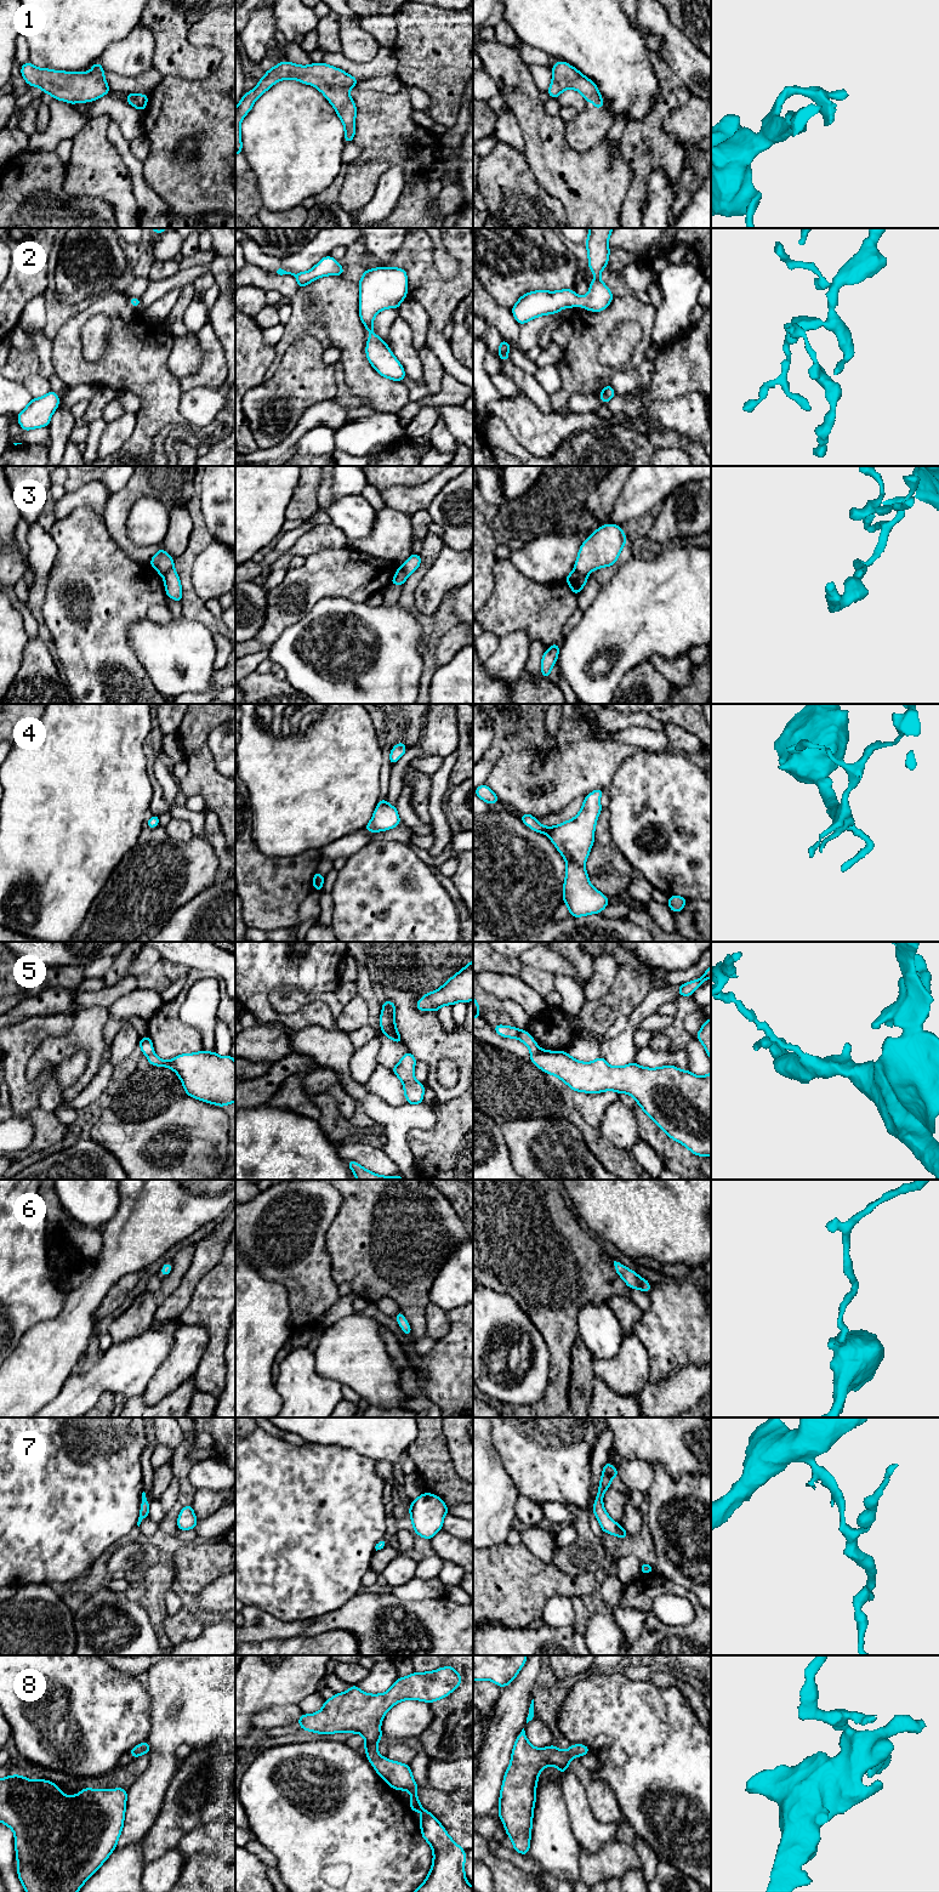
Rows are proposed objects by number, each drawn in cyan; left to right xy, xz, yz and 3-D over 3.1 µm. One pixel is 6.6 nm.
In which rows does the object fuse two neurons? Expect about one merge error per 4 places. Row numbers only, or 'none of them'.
3, 5

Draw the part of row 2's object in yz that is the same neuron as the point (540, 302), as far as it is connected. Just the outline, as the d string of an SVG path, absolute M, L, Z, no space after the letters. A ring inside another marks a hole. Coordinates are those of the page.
M590 228L586 240L588 268L594 274L594 280L588 284L590 291L586 296L577 296L573 289L559 291L536 290L524 294L511 308L519 325L546 314L558 313L567 307L581 306L592 312L605 309L614 295L599 278L609 261L609 237L614 228Z

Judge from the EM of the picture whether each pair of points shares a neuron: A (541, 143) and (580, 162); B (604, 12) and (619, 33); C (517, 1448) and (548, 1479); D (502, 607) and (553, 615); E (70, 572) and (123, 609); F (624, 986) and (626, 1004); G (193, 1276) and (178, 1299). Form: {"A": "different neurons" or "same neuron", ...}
{"A": "same neuron", "B": "same neuron", "C": "same neuron", "D": "same neuron", "E": "same neuron", "F": "same neuron", "G": "same neuron"}

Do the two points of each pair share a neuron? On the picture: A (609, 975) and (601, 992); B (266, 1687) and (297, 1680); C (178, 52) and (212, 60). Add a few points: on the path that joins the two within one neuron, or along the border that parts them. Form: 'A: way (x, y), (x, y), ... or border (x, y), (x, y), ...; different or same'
A: way (605, 978), (601, 983), (601, 988); same
B: way (273, 1680), (290, 1680); same
C: way (187, 60), (204, 60); same

